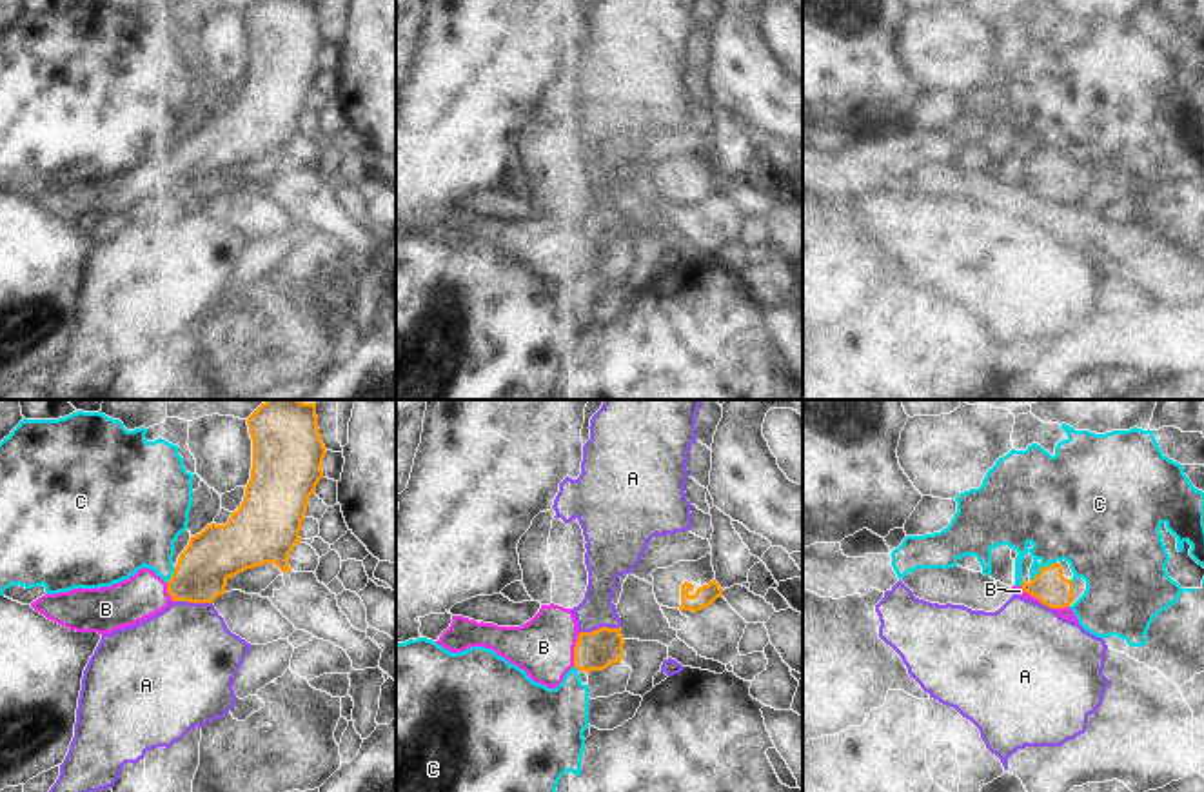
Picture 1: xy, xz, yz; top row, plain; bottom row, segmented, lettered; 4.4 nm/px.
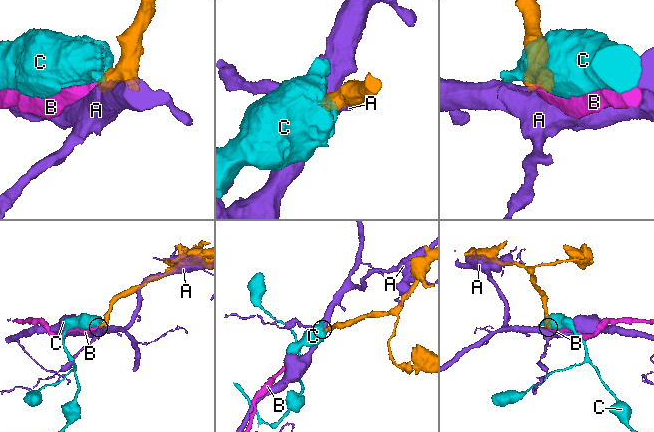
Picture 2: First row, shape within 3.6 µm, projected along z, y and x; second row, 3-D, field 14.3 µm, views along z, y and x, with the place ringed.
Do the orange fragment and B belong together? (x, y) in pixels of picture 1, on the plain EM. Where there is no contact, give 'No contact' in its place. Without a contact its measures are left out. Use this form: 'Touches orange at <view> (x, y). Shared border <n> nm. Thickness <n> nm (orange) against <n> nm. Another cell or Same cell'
Touches orange at xz (574, 242). Shared border 160 nm. Thickness 180 nm (orange) against 280 nm. Same cell

